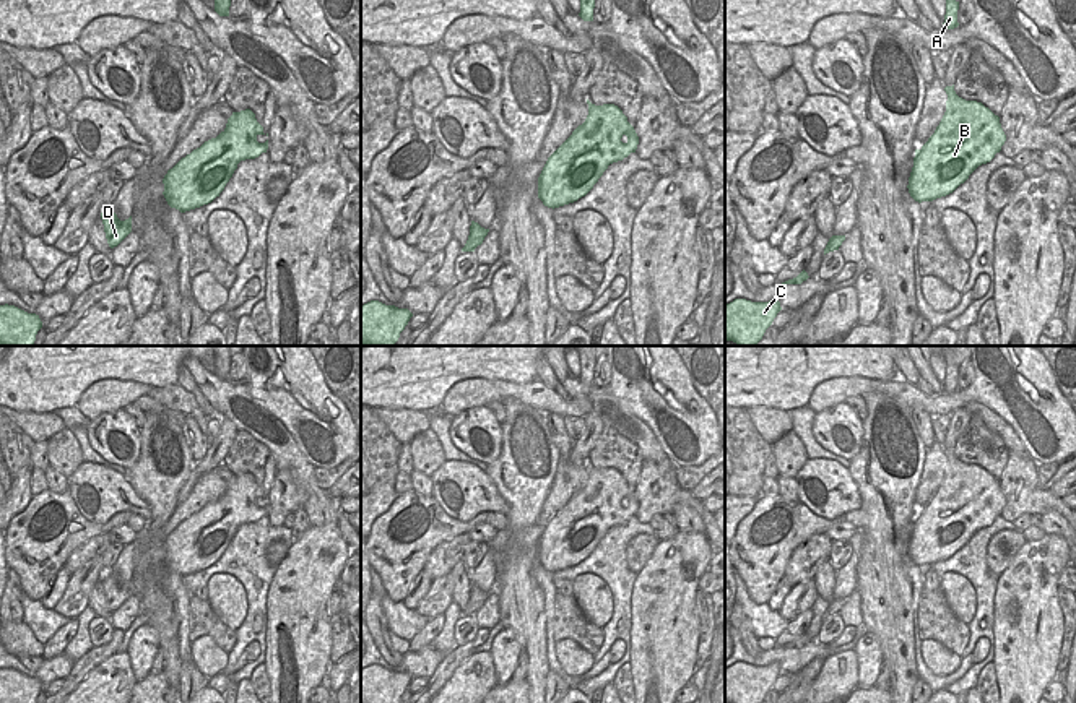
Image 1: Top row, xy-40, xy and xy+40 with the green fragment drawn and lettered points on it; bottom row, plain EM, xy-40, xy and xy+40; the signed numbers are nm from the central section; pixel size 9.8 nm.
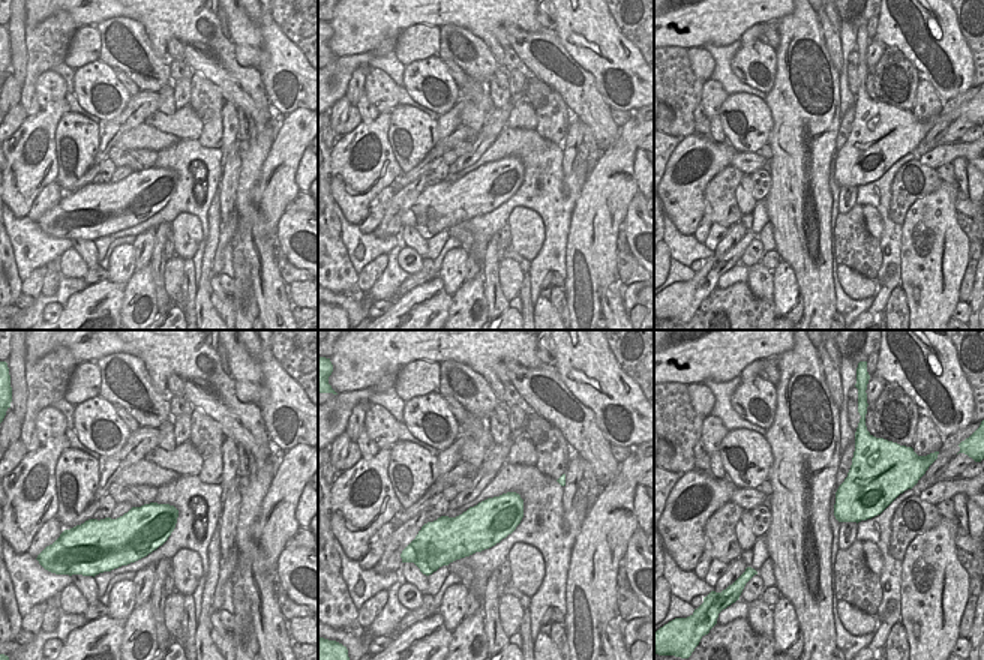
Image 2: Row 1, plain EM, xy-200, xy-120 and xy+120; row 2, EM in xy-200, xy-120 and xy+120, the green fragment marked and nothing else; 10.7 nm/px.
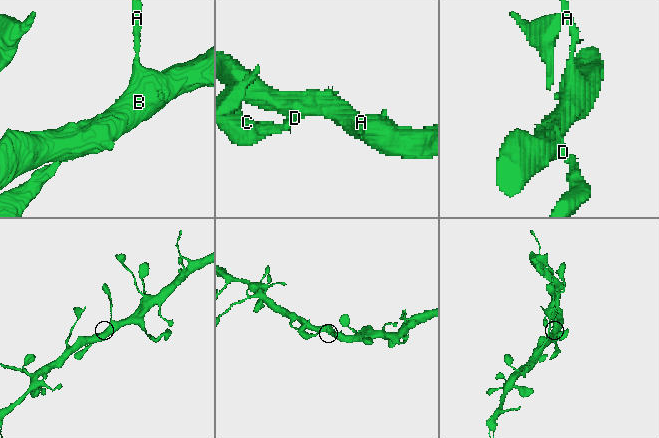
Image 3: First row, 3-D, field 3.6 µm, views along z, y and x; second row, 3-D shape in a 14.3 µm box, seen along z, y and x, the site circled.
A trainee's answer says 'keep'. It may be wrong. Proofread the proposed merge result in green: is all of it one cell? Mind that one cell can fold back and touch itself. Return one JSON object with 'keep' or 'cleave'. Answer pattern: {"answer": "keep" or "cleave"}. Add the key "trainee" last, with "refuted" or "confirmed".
{"answer": "keep", "trainee": "confirmed"}

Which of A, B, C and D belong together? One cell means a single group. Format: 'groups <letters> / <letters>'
groups A B C D

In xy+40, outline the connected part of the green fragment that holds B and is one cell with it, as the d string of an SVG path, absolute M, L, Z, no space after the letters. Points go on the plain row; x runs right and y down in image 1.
M952 450L946 476L928 505L915 513L909 541L910 560L922 565L952 557L982 528L990 526L1006 505L1000 481L977 464L959 461Z

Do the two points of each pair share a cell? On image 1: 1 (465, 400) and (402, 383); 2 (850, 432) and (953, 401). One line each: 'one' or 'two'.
1: two
2: two

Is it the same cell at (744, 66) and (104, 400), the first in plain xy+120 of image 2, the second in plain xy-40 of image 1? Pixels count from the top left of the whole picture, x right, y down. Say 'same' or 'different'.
different

